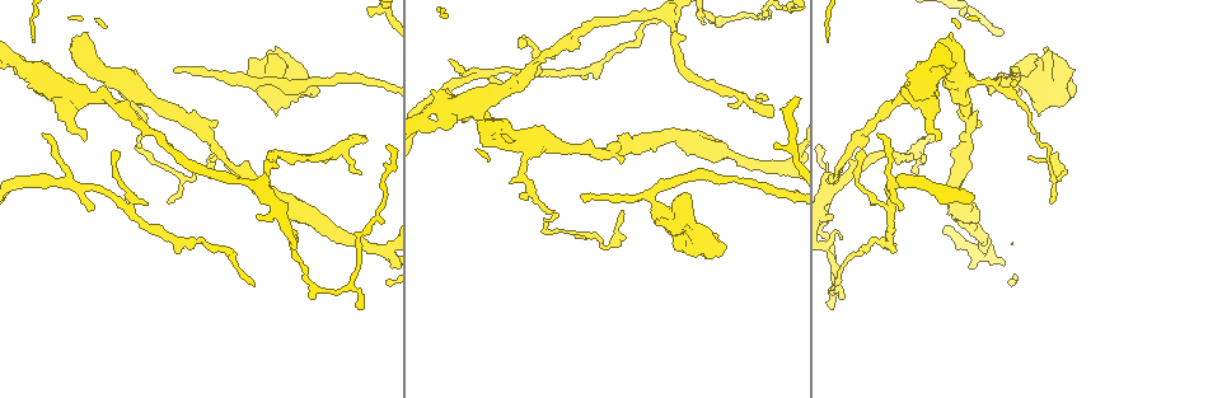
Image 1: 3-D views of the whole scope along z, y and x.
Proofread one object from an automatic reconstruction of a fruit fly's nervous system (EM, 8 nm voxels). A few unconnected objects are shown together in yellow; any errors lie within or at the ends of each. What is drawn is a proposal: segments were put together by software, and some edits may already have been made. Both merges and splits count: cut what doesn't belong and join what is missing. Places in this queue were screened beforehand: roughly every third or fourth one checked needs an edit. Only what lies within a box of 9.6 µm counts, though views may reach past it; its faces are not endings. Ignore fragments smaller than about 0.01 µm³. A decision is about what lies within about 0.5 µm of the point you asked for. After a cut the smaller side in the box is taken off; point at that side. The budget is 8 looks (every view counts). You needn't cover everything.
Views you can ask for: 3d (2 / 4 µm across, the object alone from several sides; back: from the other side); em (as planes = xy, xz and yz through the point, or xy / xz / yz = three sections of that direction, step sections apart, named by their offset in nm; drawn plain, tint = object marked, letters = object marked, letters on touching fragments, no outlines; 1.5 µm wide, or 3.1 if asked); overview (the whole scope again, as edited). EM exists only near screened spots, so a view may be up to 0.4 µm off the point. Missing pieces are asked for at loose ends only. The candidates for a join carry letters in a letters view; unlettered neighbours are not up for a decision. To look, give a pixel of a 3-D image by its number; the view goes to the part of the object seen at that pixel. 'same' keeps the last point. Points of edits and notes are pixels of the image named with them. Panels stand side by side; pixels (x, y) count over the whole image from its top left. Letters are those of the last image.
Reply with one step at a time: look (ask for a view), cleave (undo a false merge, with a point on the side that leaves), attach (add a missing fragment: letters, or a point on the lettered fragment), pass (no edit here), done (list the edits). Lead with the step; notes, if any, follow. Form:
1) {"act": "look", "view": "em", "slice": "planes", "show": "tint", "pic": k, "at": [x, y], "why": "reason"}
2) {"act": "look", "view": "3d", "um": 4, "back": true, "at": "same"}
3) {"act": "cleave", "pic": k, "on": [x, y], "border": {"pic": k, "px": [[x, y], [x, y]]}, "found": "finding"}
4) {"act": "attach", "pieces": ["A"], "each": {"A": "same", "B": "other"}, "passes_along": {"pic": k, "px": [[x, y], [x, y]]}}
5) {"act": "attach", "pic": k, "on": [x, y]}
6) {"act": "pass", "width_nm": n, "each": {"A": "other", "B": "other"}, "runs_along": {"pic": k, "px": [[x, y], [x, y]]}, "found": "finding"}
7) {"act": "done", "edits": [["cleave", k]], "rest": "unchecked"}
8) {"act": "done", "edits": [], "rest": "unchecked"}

{"act": "look", "view": "em", "slice": "planes", "show": "letters", "pic": 1, "at": [581, 196], "why": "an open end"}

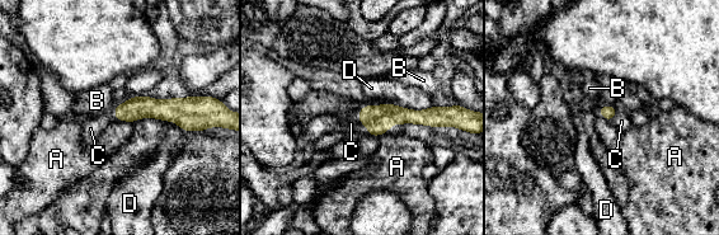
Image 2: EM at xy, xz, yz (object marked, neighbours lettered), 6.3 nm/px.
{"act": "attach", "pieces": ["C"], "longest_contact_nm": ["D", 300], "each": {"A": "other", "B": "other", "C": "same", "D": "other"}, "found": "it goes on there"}

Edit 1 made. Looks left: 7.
{"act": "look", "view": "em", "slice": "planes", "show": "letters", "pic": 1, "at": [83, 134], "why": "branch stops here"}

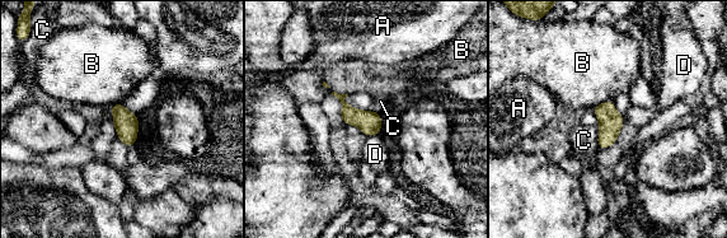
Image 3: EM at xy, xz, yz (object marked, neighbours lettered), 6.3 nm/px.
{"act": "pass", "width_nm": 150, "each": {"A": "other", "B": "other", "C": "other", "D": "other"}, "border": {"pic": 3, "px": [[596, 126], [597, 146]]}, "found": "no lettered fragment goes on from it"}

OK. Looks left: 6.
{"act": "look", "view": "em", "slice": "xy", "step": 8, "show": "letters", "pic": 1, "at": [449, 58], "why": "thin end"}

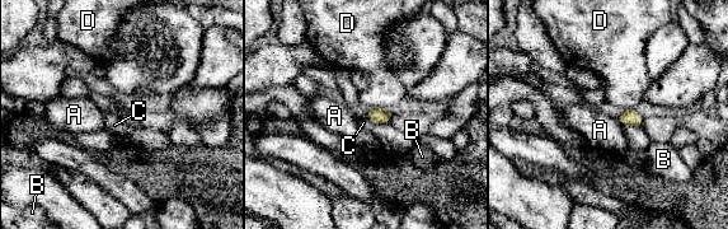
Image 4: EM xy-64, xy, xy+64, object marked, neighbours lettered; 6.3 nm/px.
{"act": "look", "view": "em", "slice": "yz", "step": 4, "show": "letters", "at": "same", "why": "another direction"}

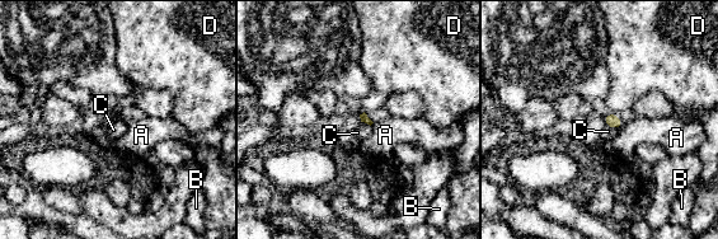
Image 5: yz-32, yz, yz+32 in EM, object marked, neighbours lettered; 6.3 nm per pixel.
{"act": "pass", "each": {"A": "other", "B": "other", "C": "other", "D": "other"}, "border": {"pic": 5, "px": [[606, 125], [615, 130]]}, "found": "none of them fits"}

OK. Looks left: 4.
{"act": "done", "edits": [["attach", 2]], "rest": "unchecked"}

